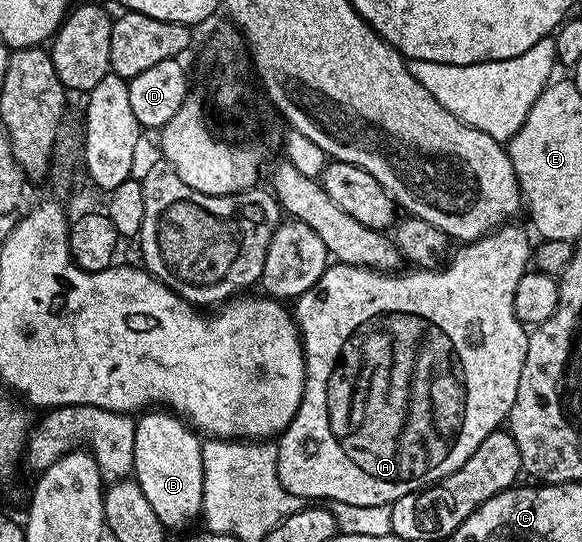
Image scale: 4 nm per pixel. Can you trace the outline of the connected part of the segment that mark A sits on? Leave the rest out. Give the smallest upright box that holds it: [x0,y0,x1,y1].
[276,224,534,506]

